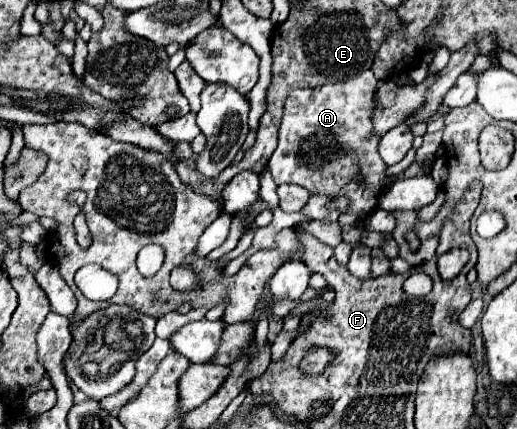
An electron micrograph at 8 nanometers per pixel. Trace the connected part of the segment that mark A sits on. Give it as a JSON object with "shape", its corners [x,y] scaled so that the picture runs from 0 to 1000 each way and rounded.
{"shape":[[[718,163],[683,177],[671,191],[629,196],[605,210],[567,210],[551,233],[551,261],[540,298],[540,336],[520,368],[520,396],[528,406],[532,429],[578,429],[594,438],[602,452],[636,452],[675,457],[679,494],[718,499],[718,471],[733,471],[733,452],[745,424],[745,378],[729,354],[733,322],[718,317],[718,256],[725,247],[725,172]]]}

